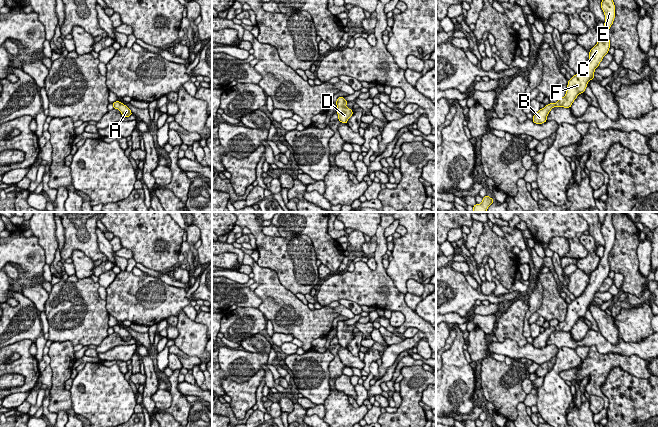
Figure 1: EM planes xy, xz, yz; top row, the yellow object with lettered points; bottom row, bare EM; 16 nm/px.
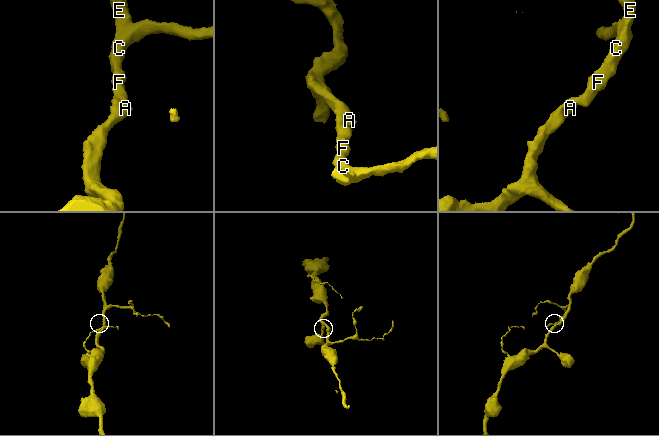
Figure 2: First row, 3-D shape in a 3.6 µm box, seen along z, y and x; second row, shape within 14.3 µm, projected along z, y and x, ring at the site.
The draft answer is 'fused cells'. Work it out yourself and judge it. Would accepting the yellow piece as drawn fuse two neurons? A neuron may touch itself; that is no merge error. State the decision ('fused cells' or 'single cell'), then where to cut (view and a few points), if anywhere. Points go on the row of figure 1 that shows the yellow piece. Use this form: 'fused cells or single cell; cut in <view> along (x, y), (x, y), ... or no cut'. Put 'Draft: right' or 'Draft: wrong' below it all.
single cell; no cut
Draft: wrong

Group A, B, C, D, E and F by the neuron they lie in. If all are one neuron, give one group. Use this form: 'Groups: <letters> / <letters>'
Groups: A B C D E F

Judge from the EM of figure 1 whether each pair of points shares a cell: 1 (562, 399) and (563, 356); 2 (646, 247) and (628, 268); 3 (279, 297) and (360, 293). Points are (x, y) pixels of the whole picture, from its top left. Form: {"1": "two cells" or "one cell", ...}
{"1": "one cell", "2": "two cells", "3": "two cells"}

